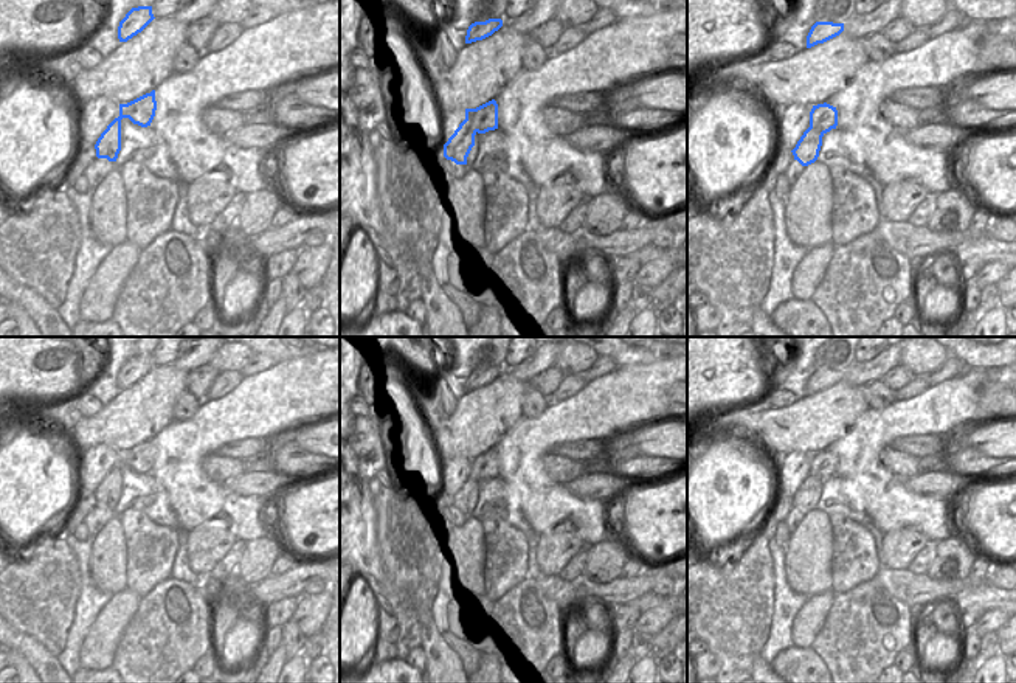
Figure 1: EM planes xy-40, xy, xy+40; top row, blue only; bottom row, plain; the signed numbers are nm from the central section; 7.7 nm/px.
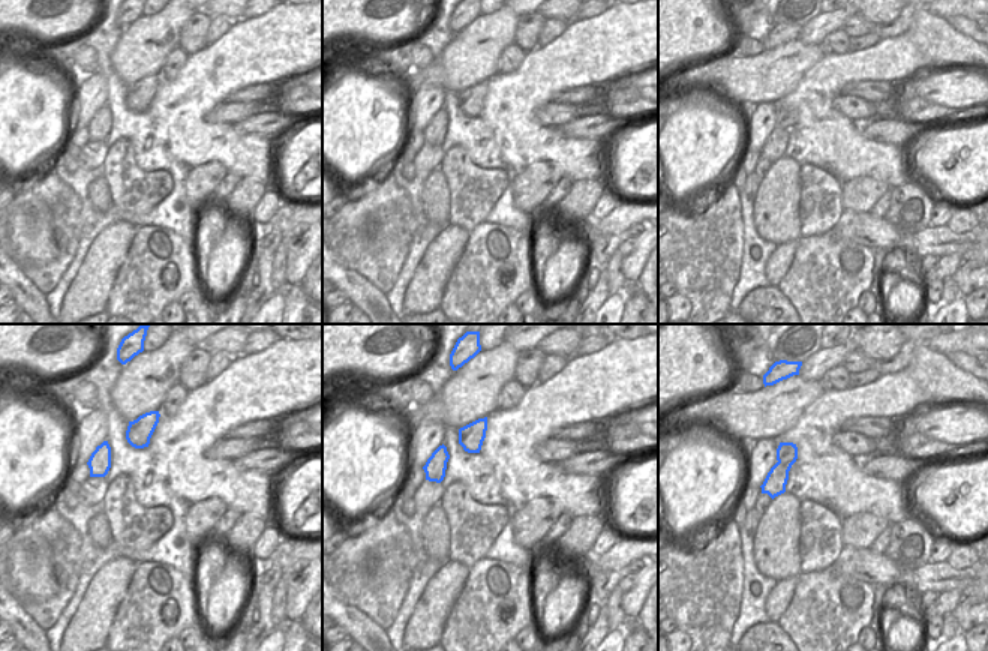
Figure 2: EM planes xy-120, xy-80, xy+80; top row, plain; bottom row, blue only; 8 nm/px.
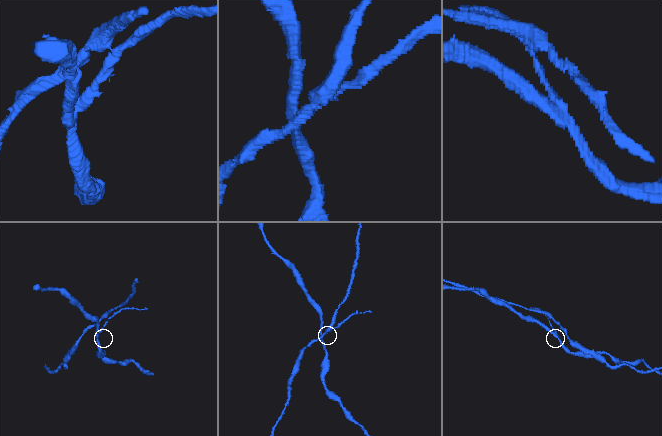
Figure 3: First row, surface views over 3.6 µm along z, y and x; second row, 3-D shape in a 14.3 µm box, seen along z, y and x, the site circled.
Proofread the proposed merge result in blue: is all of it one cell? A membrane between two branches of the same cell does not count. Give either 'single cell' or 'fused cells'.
fused cells

